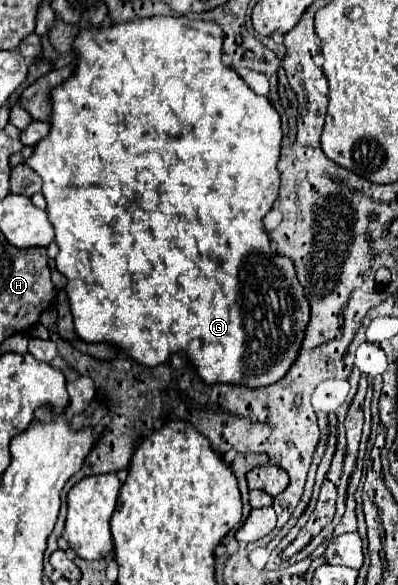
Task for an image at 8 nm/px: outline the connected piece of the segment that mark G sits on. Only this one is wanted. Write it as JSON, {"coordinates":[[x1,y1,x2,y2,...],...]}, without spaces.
{"coordinates":[[154,16,154,18,142,18,142,20,134,20,134,22,126,22,126,24,112,24,106,28,88,28,82,30,76,36,76,56,78,56,78,64,76,64,76,72,70,80,66,80,66,84,60,84,54,92,52,92,52,130,50,136,46,136,46,140,40,140,34,148,34,154,26,160,26,164,42,178,44,186,42,186,42,194,48,202,48,218,50,224,54,228,54,242,56,242,60,252,55,258,56,268,60,274,66,276,66,294,68,294,68,302,70,302,70,310,72,310,72,318,74,318,74,332,78,338,82,338,84,342,106,342,122,352,126,352,128,358,132,358,138,364,144,364,148,368,154,368,158,364,164,364,170,360,172,354,184,354,186,360,194,366,194,370,198,372,200,380,204,384,236,384,236,386,246,386,246,388,262,388,262,386,270,386,276,384,278,380,282,380,288,370,292,368,292,364,296,362,300,348,302,348,302,340,306,336,306,328,310,322,310,302,306,300,304,288,296,278,294,272,294,262,278,252,272,252,270,248,270,238,268,232,264,228,262,218,272,210,274,202,278,200,280,194,280,174,276,170,278,158,280,158,280,144,282,144,282,124,280,124,280,114,276,112,276,108,272,106,272,102,266,96,258,96,256,92,252,92,248,88,248,84,234,74,232,68,224,66,220,56,222,56,222,30,216,22,202,22,202,20,188,20,188,18,172,18,172,16]]}

